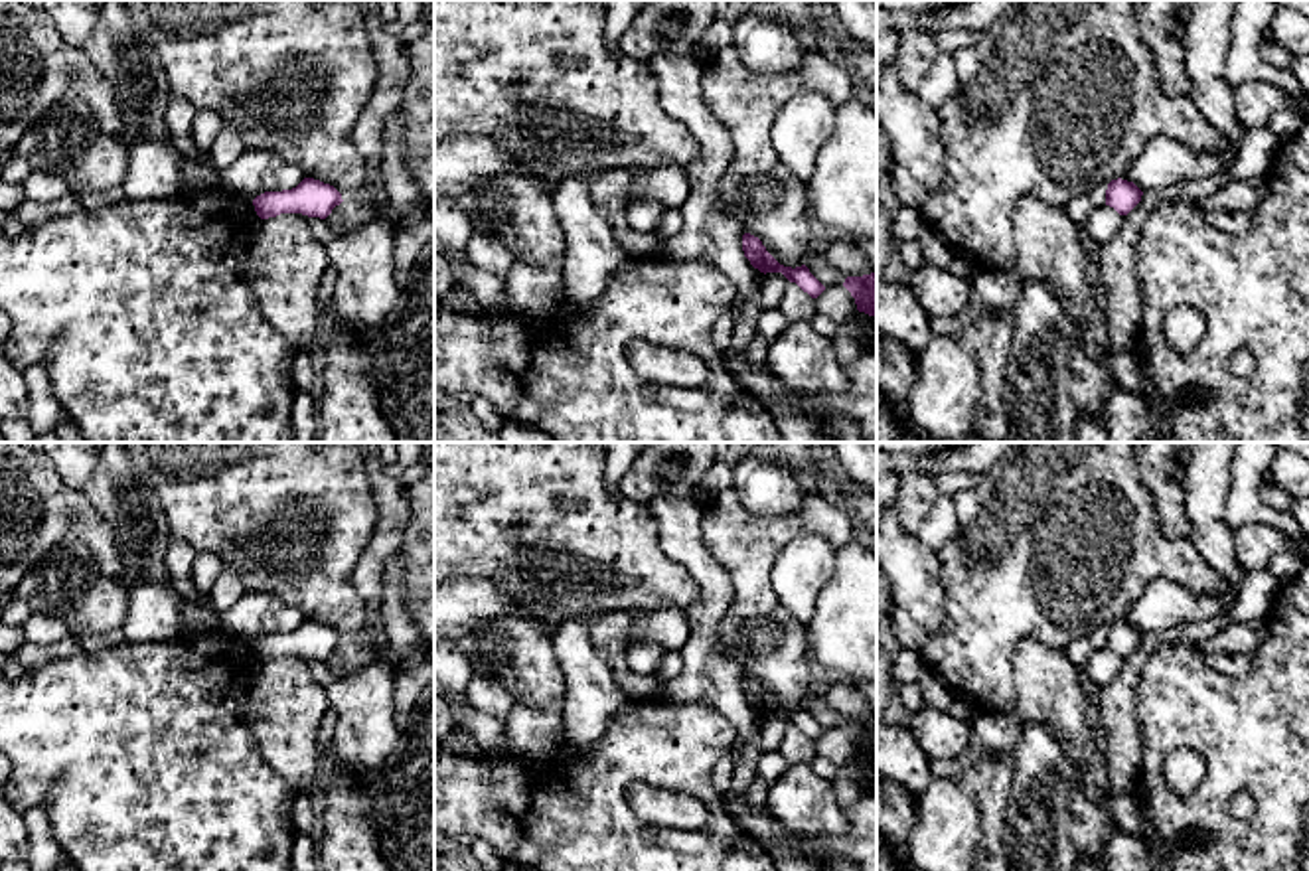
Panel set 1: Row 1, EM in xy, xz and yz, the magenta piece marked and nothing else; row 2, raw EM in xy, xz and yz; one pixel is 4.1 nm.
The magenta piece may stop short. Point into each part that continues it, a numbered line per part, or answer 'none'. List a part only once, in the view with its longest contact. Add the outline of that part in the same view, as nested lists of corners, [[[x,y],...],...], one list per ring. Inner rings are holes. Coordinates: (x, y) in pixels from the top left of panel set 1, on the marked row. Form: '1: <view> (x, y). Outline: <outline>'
none

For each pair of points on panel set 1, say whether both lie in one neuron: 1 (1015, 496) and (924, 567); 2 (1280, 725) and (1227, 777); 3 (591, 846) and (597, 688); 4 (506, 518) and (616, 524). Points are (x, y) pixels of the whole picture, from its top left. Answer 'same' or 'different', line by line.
1: different
2: same
3: different
4: same

